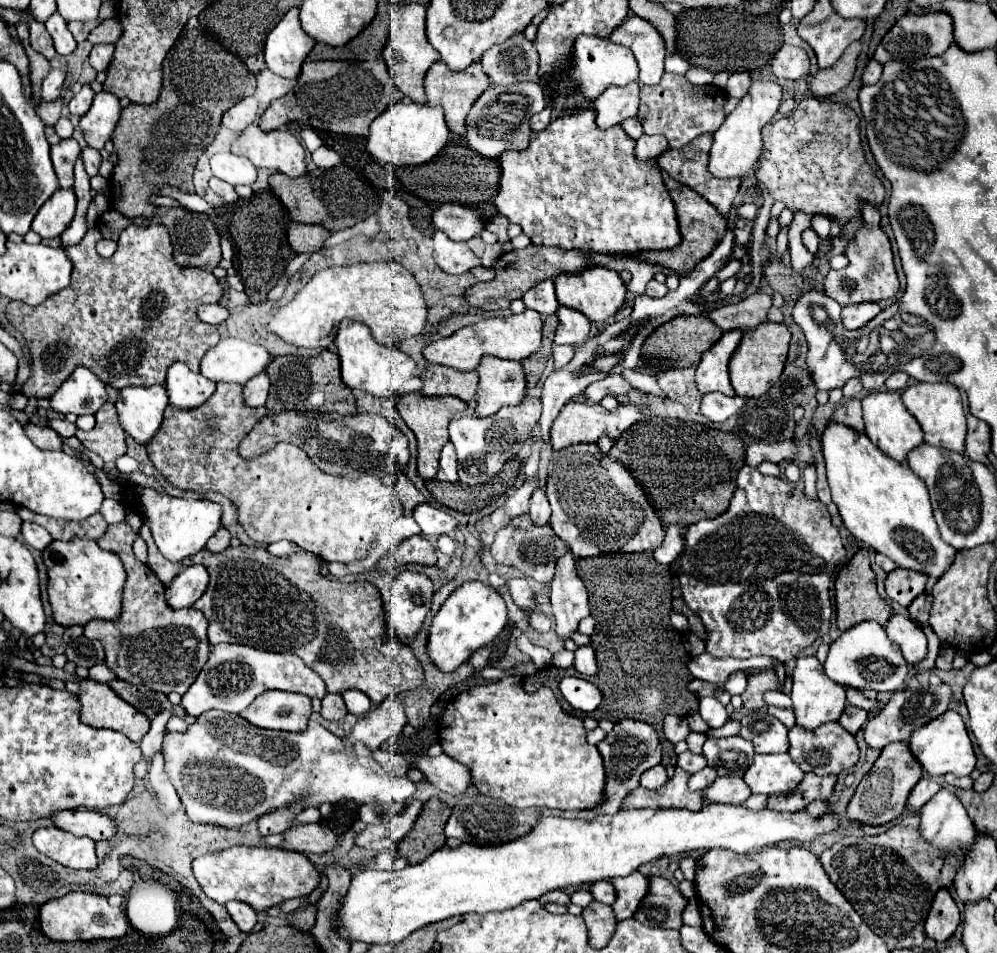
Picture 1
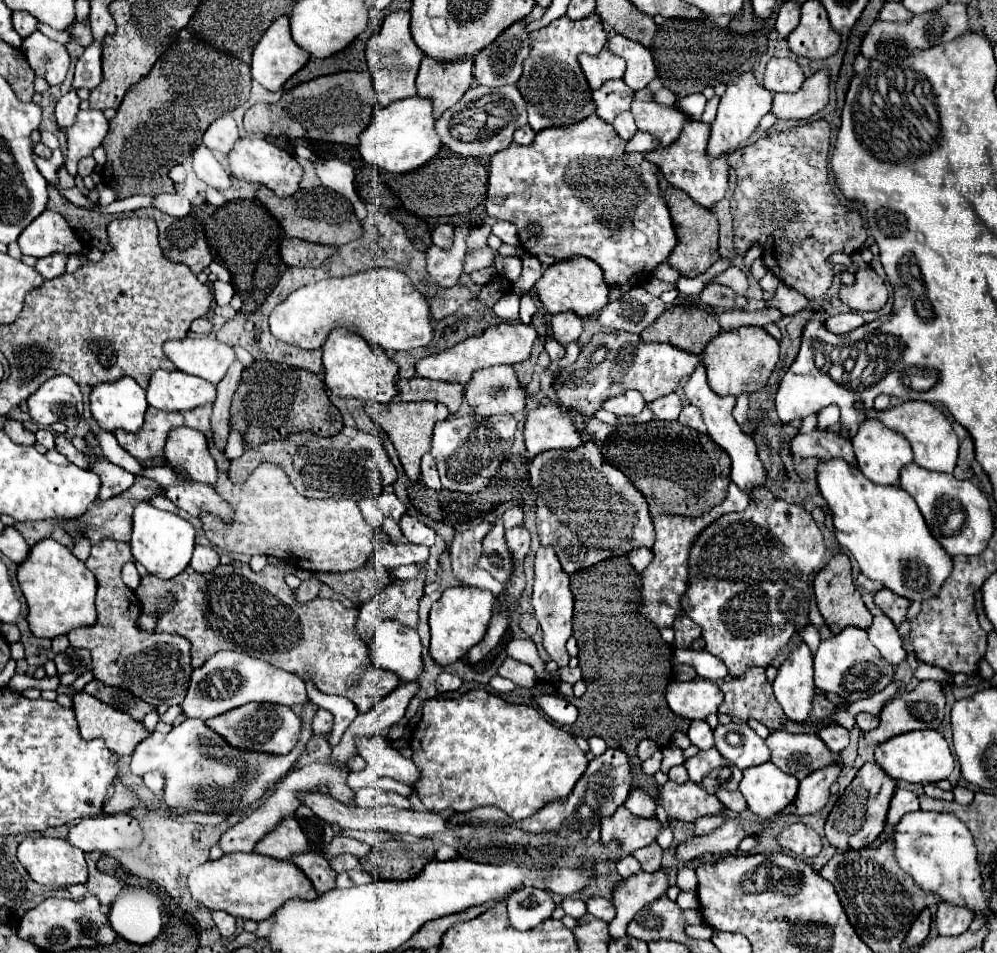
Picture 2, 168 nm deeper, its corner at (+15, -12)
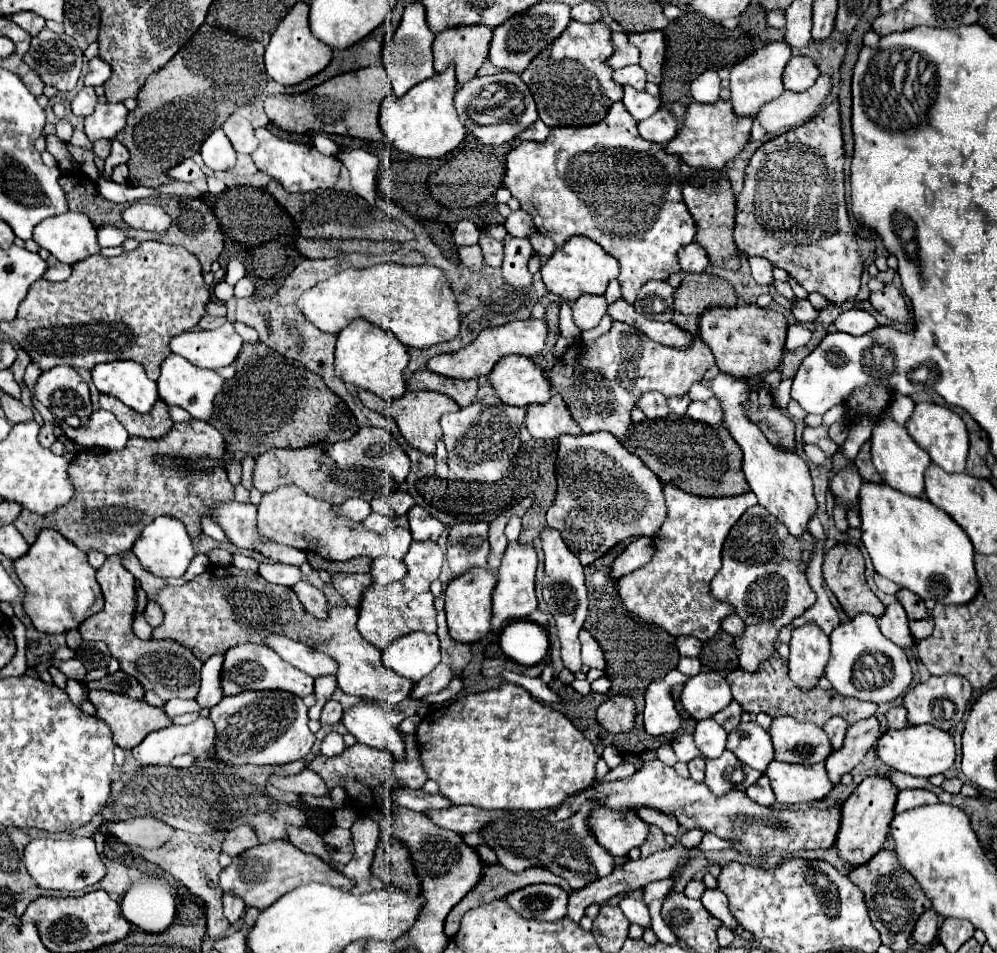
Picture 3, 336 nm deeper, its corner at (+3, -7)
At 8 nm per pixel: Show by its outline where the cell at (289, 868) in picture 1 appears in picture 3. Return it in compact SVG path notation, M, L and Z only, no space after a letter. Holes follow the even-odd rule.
M283 840L259 844L255 848L241 852L219 874L221 892L235 894L245 902L247 908L257 908L257 910L269 908L271 904L277 902L279 896L287 894L289 890L295 890L297 886L309 884L309 882L321 882L321 884L329 884L341 890L351 890L355 884L353 880L345 878L341 872L335 872L329 864L325 866L321 858L313 854L305 854L299 848L295 848L291 842L283 842Z

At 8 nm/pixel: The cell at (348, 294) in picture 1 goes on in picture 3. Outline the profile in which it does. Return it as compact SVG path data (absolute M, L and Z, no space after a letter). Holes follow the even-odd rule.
M377 264L363 270L343 270L319 282L297 298L297 310L321 332L337 334L351 320L363 318L393 332L411 348L429 348L453 340L459 332L459 310L445 274L435 266Z

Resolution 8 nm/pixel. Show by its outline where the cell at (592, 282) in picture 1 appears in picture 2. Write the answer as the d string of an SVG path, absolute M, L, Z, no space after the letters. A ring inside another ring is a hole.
M575 255L575 257L557 261L551 267L547 267L543 277L535 283L535 291L537 291L545 311L551 315L561 313L561 311L575 311L577 315L587 317L587 315L601 311L609 303L609 299L607 299L609 287L603 279L603 271L599 269L599 265L595 265L591 259L587 259L583 255Z

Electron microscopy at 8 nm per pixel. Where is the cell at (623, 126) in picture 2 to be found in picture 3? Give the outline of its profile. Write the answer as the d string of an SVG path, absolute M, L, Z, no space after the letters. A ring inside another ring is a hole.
M627 86L625 88L625 96L623 96L623 104L631 112L633 120L641 122L641 120L649 118L651 114L655 114L661 102L659 102L659 98L649 96L647 92L637 92L635 88Z

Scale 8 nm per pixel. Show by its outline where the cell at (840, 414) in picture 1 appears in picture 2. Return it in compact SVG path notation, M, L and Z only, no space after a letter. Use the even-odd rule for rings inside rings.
M813 431L809 435L797 435L791 441L791 455L815 457L819 461L843 459L849 465L855 465L853 447L849 441L841 441L839 433L833 431Z

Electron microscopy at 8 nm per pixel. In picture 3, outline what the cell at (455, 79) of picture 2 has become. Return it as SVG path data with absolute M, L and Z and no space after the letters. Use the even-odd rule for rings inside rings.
M483 24L451 28L443 34L437 34L433 42L435 74L445 72L445 68L453 64L457 72L457 88L463 88L465 82L477 76L477 70L487 60L489 42L491 28Z

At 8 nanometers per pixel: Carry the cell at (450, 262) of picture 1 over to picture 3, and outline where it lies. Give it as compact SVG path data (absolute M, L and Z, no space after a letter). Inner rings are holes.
M477 244L461 246L457 254L459 254L459 262L465 264L471 272L479 272L483 268L483 256L481 256L481 248Z

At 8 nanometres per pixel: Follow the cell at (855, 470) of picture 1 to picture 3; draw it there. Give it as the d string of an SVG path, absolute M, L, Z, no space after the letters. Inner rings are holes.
M863 480L859 490L861 540L875 572L921 596L941 604L965 604L977 590L973 544L965 532L927 498L897 492L885 482Z

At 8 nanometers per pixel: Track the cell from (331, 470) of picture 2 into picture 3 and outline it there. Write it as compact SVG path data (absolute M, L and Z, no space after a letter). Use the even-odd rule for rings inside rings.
M363 426L353 438L343 442L321 442L305 448L271 448L255 458L253 486L259 492L271 492L283 484L295 484L307 494L343 504L349 498L363 498L367 502L393 494L409 474L409 458L397 440L383 428Z

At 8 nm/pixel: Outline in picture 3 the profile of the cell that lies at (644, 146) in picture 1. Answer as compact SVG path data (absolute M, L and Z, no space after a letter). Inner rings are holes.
M657 110L651 118L639 122L639 134L645 140L657 142L661 146L667 144L669 140L673 140L677 130L679 130L679 124L667 110Z

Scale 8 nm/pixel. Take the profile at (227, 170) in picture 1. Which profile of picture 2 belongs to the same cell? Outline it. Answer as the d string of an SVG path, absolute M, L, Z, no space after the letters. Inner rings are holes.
M197 147L193 151L193 171L201 181L205 181L213 189L229 189L231 179L221 167L221 163L215 159L215 155L207 147Z

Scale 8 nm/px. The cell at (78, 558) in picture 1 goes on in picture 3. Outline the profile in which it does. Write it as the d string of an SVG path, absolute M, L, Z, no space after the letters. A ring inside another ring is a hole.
M43 530L29 552L15 560L15 572L27 594L23 608L33 626L47 634L79 628L83 620L103 610L103 594L97 582L97 570L87 562L87 554L55 530Z

